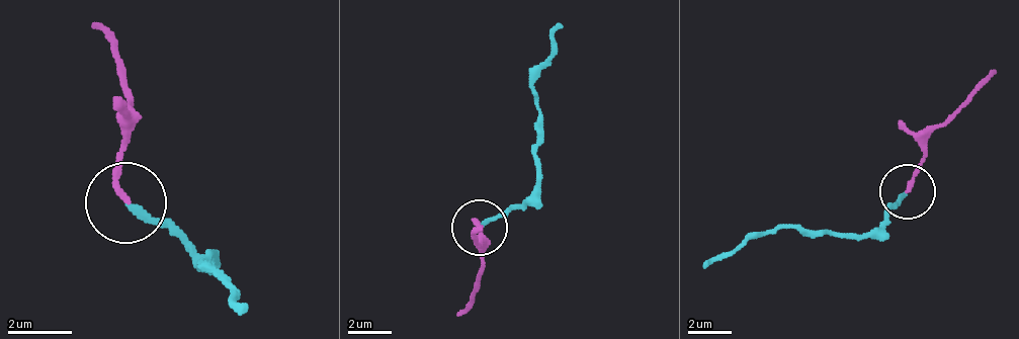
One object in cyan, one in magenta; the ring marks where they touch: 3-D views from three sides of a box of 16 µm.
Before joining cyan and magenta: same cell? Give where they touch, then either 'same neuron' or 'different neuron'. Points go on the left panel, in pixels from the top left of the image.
place (125, 202); same neuron

